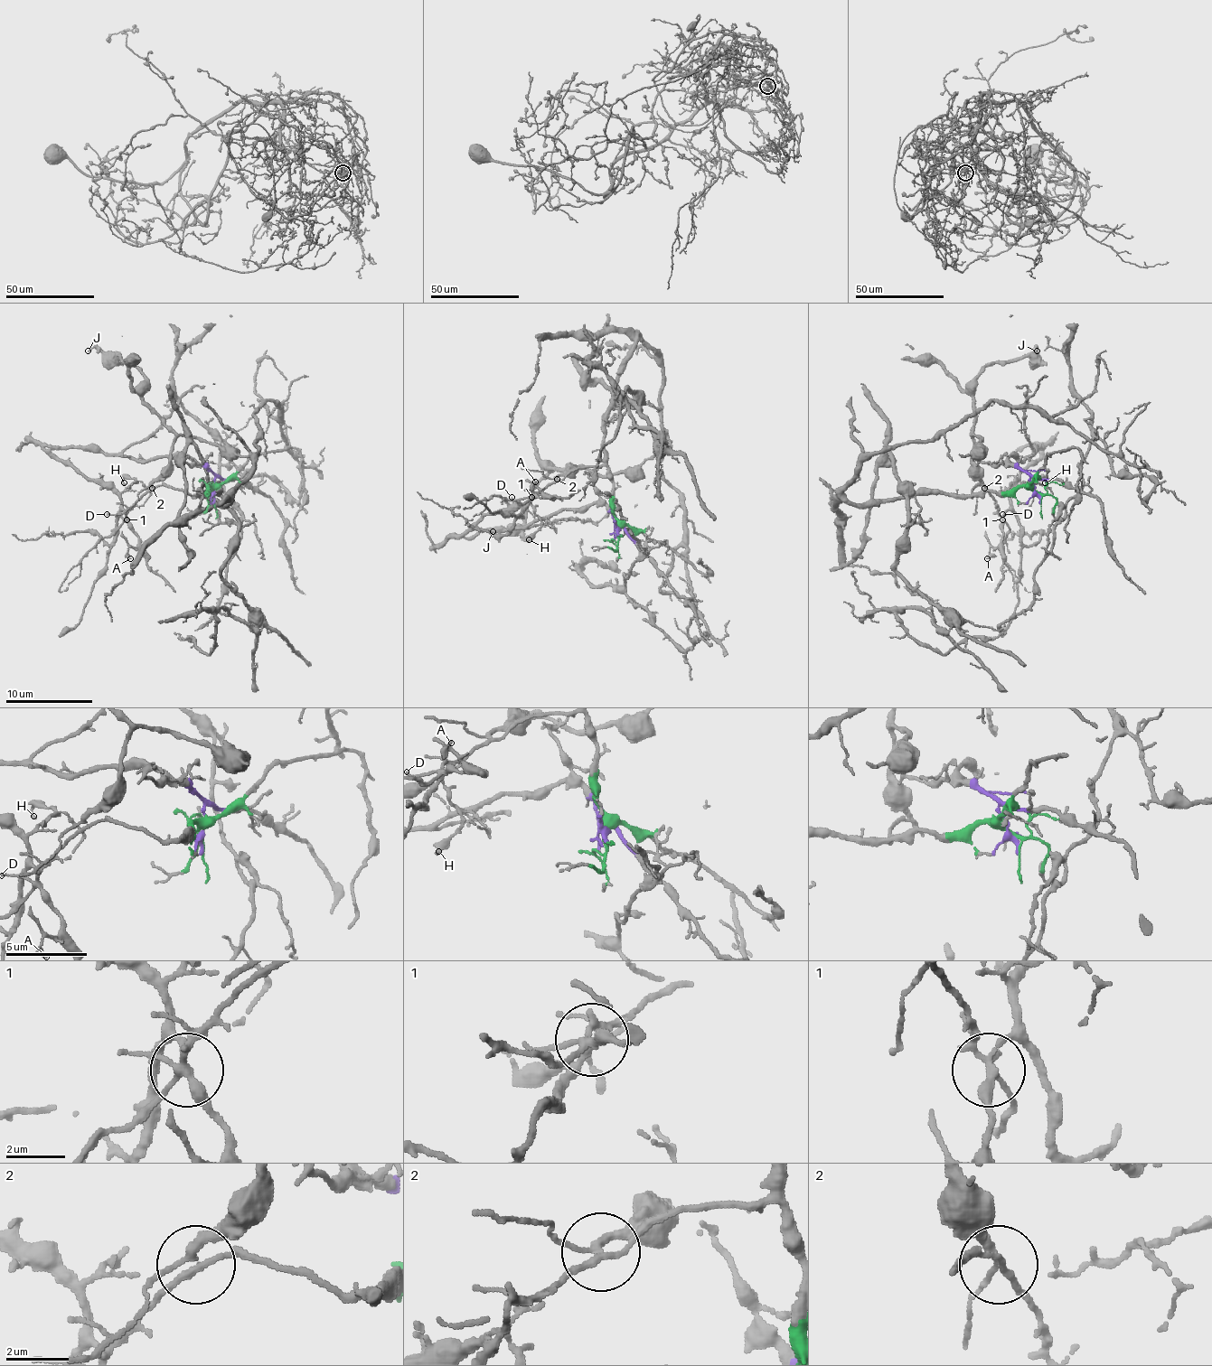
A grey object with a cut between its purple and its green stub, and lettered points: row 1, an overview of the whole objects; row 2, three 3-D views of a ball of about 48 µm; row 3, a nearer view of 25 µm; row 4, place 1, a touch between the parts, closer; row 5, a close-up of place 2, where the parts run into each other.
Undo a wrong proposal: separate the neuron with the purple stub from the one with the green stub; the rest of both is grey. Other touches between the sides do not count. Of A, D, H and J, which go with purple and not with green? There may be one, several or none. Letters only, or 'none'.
A, H, J

